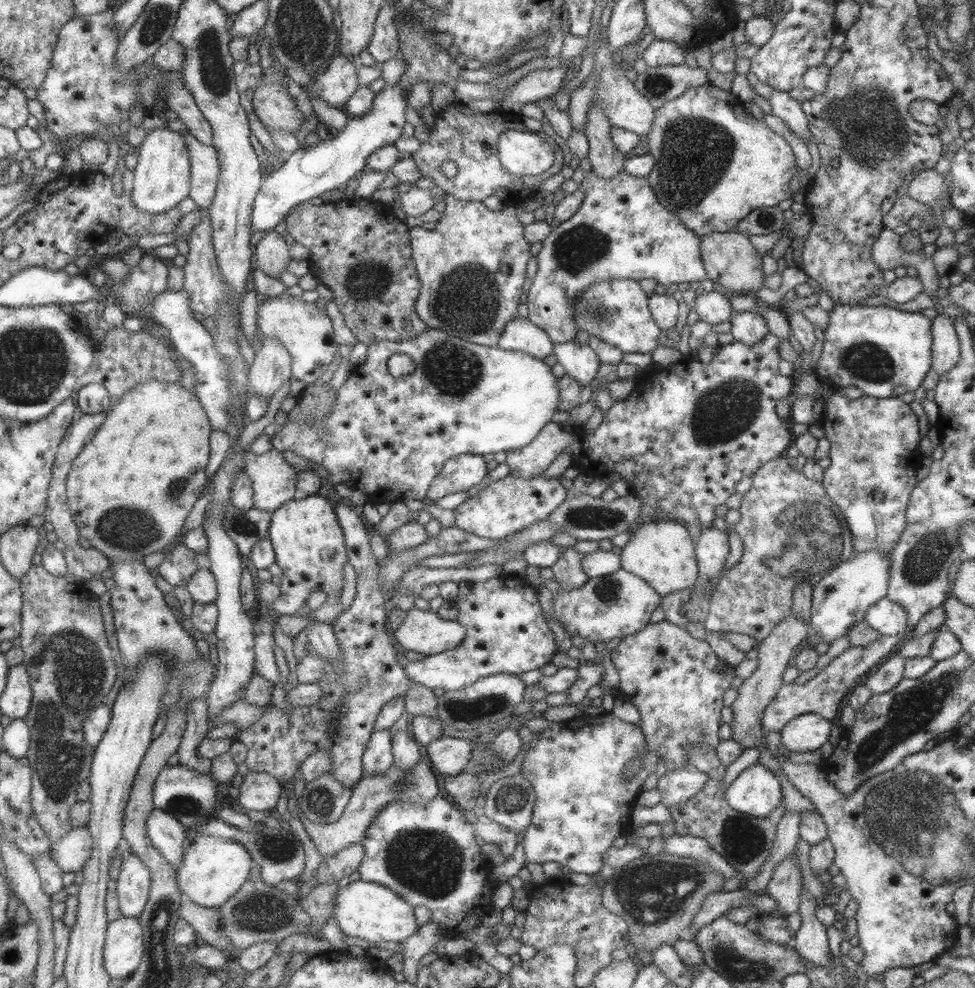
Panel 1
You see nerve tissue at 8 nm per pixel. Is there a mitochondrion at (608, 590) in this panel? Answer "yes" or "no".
yes

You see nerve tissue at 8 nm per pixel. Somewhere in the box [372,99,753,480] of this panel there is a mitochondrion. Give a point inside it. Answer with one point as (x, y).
(697, 154)

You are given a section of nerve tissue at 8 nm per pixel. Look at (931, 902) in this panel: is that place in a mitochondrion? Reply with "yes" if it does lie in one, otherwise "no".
no

